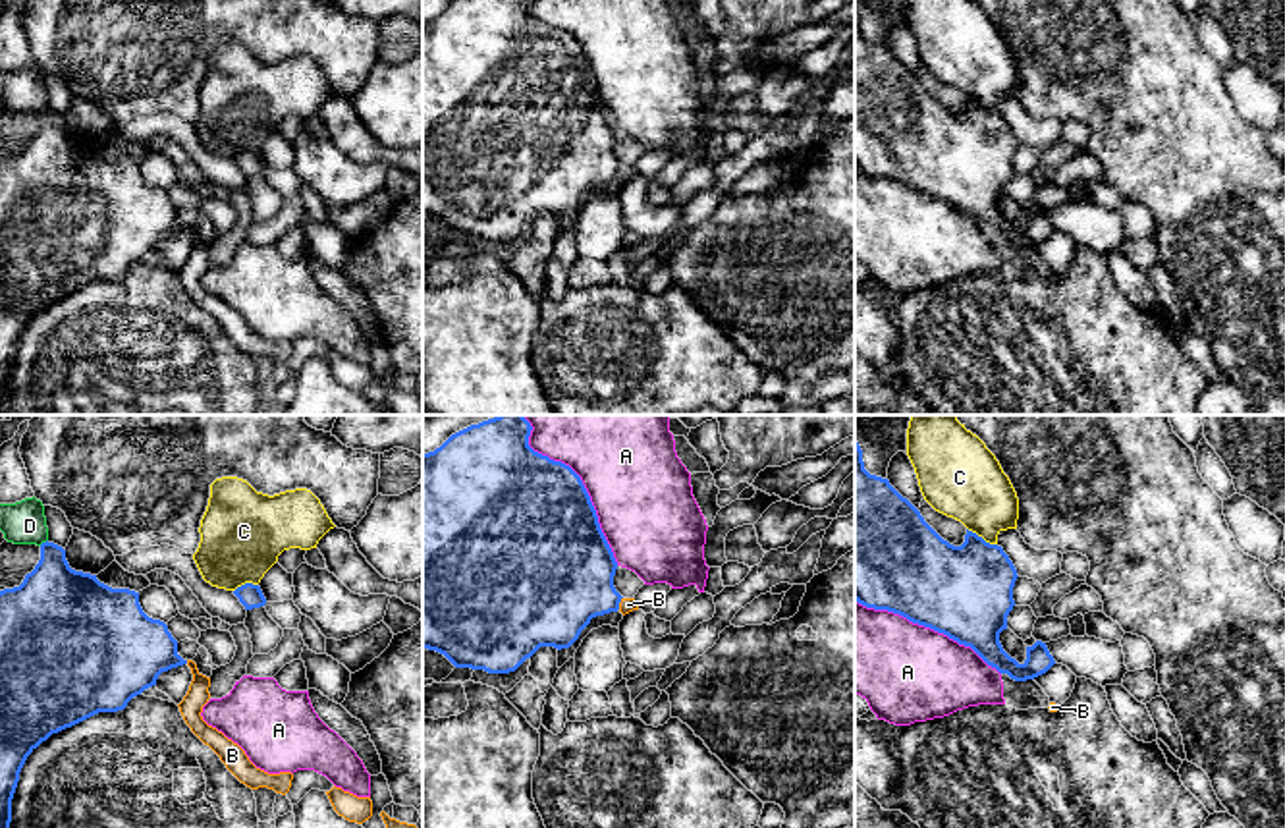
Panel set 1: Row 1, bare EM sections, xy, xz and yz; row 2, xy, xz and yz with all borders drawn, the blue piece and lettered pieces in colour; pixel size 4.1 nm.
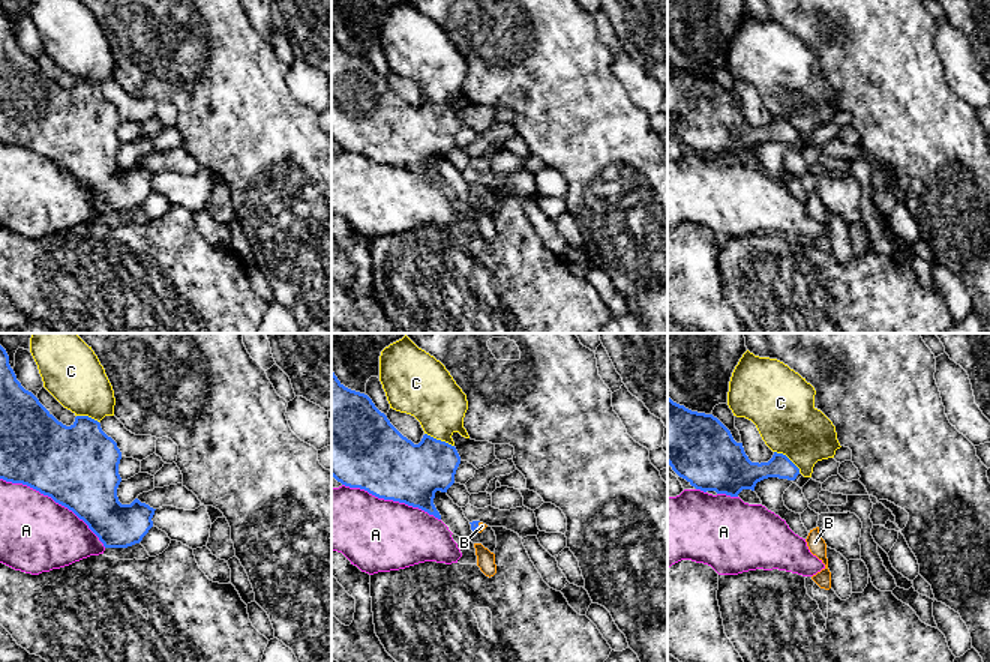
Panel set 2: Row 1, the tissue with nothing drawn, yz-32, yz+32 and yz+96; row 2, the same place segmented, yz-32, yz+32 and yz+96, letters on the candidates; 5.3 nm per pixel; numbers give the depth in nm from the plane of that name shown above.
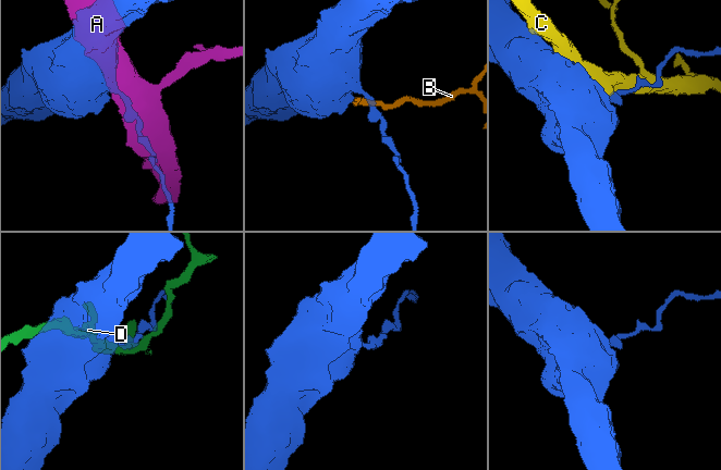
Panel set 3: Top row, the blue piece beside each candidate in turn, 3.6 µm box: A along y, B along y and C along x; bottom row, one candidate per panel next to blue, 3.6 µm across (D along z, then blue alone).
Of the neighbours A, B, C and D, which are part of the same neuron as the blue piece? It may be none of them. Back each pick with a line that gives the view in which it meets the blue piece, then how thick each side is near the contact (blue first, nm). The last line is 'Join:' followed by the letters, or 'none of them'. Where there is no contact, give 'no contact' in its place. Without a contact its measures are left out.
B: xz | 400/60 nm
Join: B

